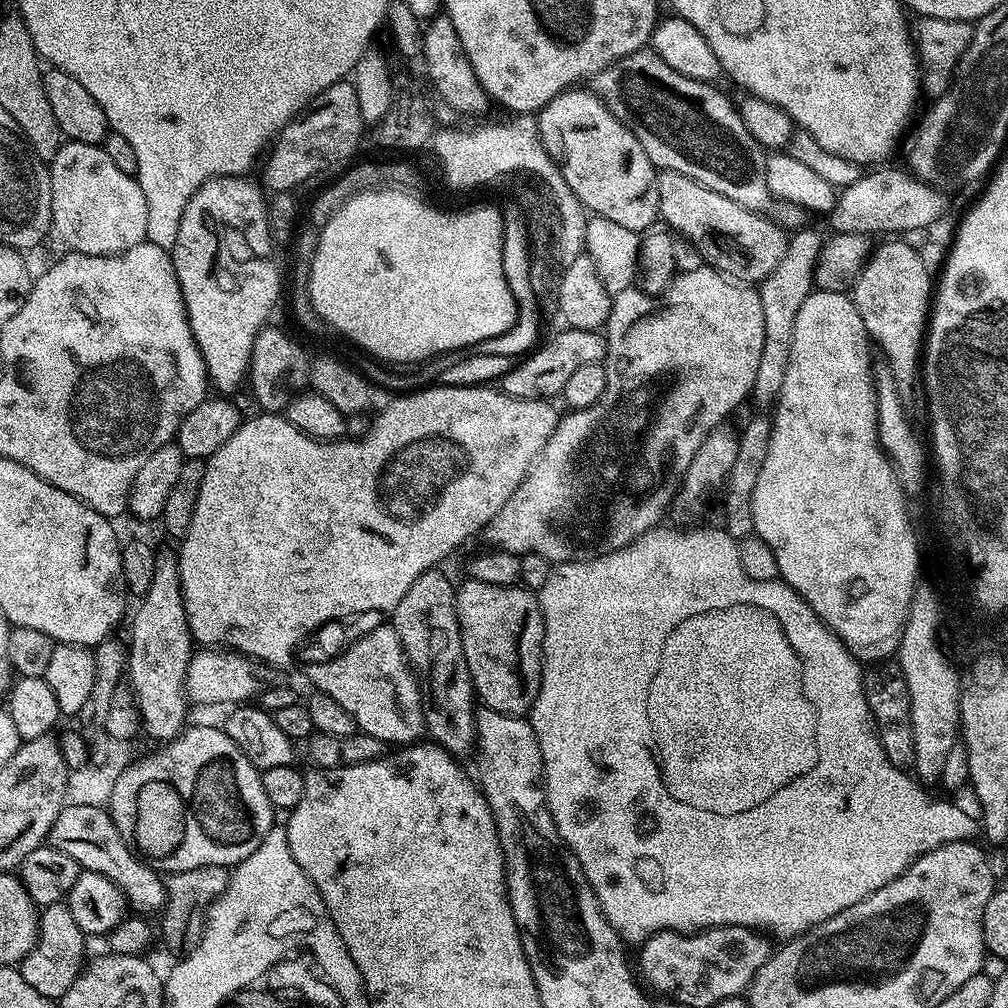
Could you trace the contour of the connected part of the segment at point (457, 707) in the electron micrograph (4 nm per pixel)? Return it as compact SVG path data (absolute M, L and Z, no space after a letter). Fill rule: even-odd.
M444 570L423 572L402 594L402 602L393 608L390 613L391 627L395 628L398 638L404 647L404 653L408 655L408 662L416 673L427 704L424 709L424 726L427 735L439 747L444 748L450 755L463 758L477 751L476 742L476 717L478 715L478 697L476 687L472 685L470 666L466 666L466 654L462 650L462 638L460 637L460 623L456 613L456 588L448 581Z

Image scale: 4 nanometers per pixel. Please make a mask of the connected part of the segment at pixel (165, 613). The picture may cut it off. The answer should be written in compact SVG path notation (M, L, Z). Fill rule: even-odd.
M157 551L154 562L154 582L139 601L140 609L132 616L132 641L127 641L128 666L126 679L136 696L136 709L140 712L143 731L152 740L175 740L185 727L184 715L190 707L185 693L188 664L194 655L192 632L186 622L180 562L175 551Z

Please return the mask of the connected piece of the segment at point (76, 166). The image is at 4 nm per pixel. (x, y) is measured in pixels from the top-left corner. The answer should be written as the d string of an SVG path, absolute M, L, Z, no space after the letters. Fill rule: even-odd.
M68 140L61 143L60 149L54 154L54 158L50 162L50 171L52 173L52 226L51 231L60 235L60 240L65 245L65 249L81 252L87 256L116 256L120 252L130 250L130 246L138 246L145 243L148 239L146 234L146 194L142 194L142 186L137 182L135 175L131 172L123 172L118 170L118 166L114 166L114 161L110 159L110 154L106 154L103 147L98 144L83 144L77 140Z

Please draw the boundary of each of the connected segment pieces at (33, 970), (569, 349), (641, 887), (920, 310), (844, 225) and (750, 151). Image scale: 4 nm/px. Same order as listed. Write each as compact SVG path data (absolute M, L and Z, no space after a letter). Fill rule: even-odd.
M67 903L45 904L38 912L36 944L30 954L26 954L26 958L20 961L18 971L22 978L26 978L29 986L38 990L38 994L42 994L47 1000L59 1001L66 994L66 990L74 986L86 963L84 940L86 941L86 934L78 926L78 922L74 922L74 914L70 914Z
M565 327L563 331L557 336L550 337L544 345L541 343L519 362L513 363L509 372L498 381L500 391L506 393L507 396L523 400L551 401L552 396L559 397L563 393L566 378L570 378L574 370L586 366L586 362L601 363L604 355L608 353L608 341L603 331L591 332L569 327Z
M657 526L642 534L633 544L628 544L622 550L599 556L593 560L575 560L566 562L563 566L551 569L548 582L538 589L540 613L544 619L544 665L540 671L540 689L536 700L532 703L530 723L542 750L544 763L544 790L548 794L548 809L554 818L554 826L563 838L568 849L575 854L594 894L598 898L600 908L613 928L648 928L647 930L669 930L687 932L715 928L726 924L737 924L743 928L763 928L768 926L776 930L782 938L791 938L808 932L814 926L834 918L842 910L854 906L854 902L862 902L874 890L882 890L890 882L897 880L919 856L924 856L943 844L972 840L974 832L978 830L978 821L981 818L981 803L970 788L957 791L951 804L948 800L935 800L928 792L919 788L921 785L905 769L894 766L890 758L886 758L886 750L882 750L880 736L876 732L876 719L872 716L870 706L866 702L864 693L864 672L861 661L857 660L847 646L835 636L829 628L814 614L814 610L789 584L779 578L773 580L755 580L744 573L744 564L740 561L738 540L726 532L723 527L704 528L697 526L681 530L675 526Z
M902 238L885 239L885 244L875 245L874 251L869 255L863 270L856 275L852 283L850 295L862 322L866 326L869 337L888 351L887 367L896 380L896 387L901 393L908 394L912 387L917 387L918 373L922 368L922 349L926 343L926 325L930 320L930 309L934 304L934 276L923 265L919 251L911 248Z
M888 166L863 173L854 183L839 191L836 203L828 214L835 233L898 236L908 230L927 228L943 213L943 195L937 189L920 182L905 169L884 167Z
M641 50L630 54L626 58L622 58L618 62L614 62L606 70L602 70L598 77L598 95L601 100L607 104L608 109L612 111L617 118L629 128L631 132L638 138L638 142L642 146L642 150L646 150L646 154L650 158L650 162L657 170L667 170L677 172L678 174L686 174L690 178L694 178L702 186L706 186L710 190L714 190L718 194L722 194L726 198L730 198L734 202L738 202L747 208L755 208L757 210L767 209L768 200L770 201L770 193L767 186L767 174L765 169L766 149L763 145L755 140L754 135L747 129L746 122L740 116L739 107L735 103L733 105L728 101L728 96L724 92L719 92L717 85L712 82L695 80L687 77L685 74L674 70L673 66L668 66L666 62L653 50Z

